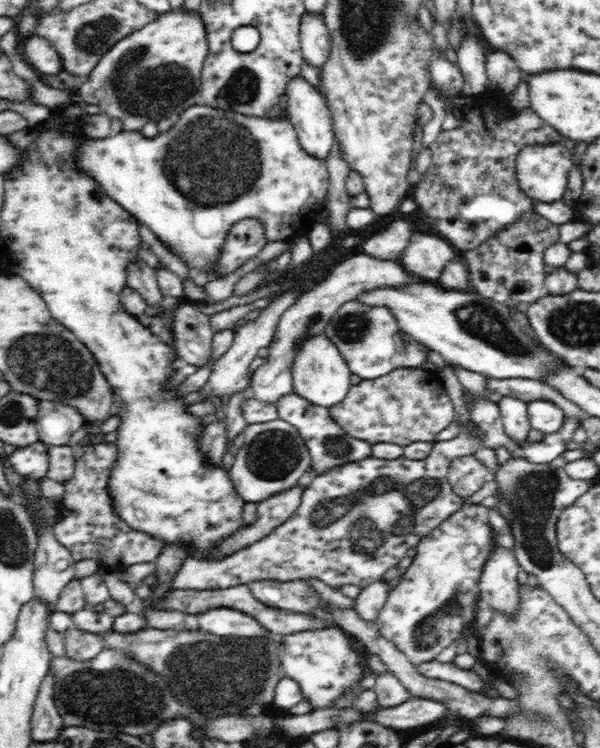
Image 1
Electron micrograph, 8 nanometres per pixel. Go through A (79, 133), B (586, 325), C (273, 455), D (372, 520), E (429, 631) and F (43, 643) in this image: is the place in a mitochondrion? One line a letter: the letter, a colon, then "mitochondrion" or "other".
A: other
B: mitochondrion
C: mitochondrion
D: mitochondrion
E: mitochondrion
F: other

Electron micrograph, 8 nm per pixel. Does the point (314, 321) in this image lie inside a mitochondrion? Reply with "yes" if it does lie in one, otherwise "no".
yes

